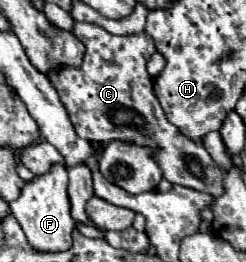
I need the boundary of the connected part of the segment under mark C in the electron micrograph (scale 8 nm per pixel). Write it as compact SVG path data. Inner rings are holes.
M74 23L72 33L86 45L84 63L80 67L66 65L66 67L58 67L58 69L50 69L48 79L54 85L54 89L58 91L60 101L66 107L68 117L76 129L76 135L86 141L98 141L102 145L106 145L114 139L138 141L138 145L154 145L154 147L162 149L162 153L158 153L158 163L162 165L164 179L168 179L172 185L182 185L182 187L190 187L190 189L196 189L202 193L210 193L212 197L220 197L224 193L224 175L226 173L214 163L210 153L200 143L194 143L194 141L182 137L178 133L178 129L174 129L174 125L170 125L166 121L166 115L164 115L158 99L152 93L154 79L146 73L146 61L156 51L154 39L148 33L124 35L124 37L112 35L106 29L102 29L98 25L90 25L90 23Z

